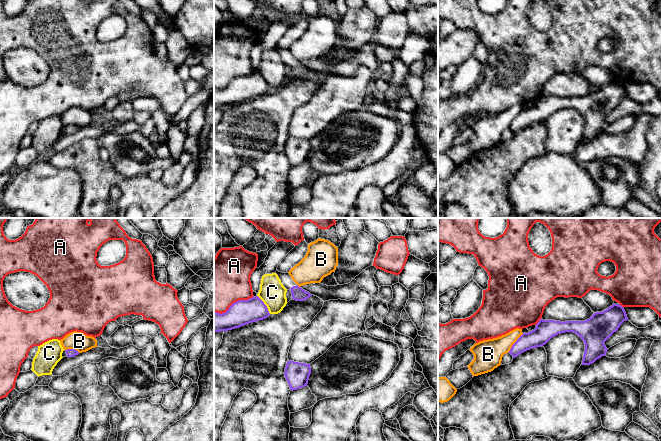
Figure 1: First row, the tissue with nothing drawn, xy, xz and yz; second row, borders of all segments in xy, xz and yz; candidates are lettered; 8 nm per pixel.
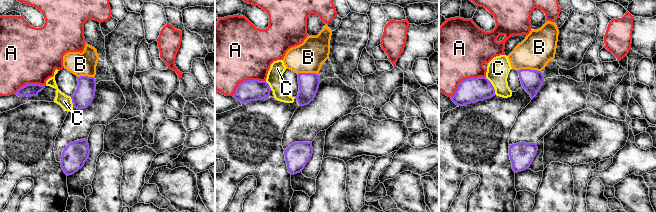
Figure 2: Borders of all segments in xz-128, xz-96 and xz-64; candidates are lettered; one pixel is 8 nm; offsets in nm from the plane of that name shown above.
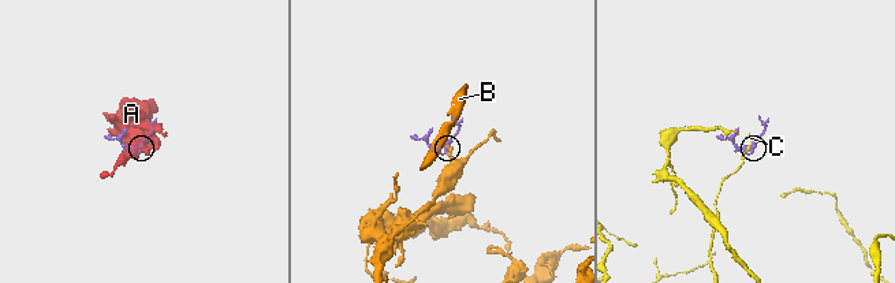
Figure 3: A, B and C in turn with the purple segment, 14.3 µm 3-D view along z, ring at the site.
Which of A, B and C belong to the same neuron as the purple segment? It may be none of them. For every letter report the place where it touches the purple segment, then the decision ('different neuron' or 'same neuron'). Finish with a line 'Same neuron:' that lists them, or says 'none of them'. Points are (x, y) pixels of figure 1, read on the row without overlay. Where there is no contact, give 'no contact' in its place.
A: meets purple in xz at (233, 79); different neuron
B: meets purple in yz at (515, 118); different neuron
C: meets purple in xz at (264, 80); different neuron
Same neuron: none of them

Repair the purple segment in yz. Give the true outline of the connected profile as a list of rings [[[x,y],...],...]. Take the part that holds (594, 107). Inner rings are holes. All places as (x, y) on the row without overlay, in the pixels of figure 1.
[[[613,80],[602,88],[594,89],[585,97],[554,97],[540,95],[536,104],[523,109],[512,121],[509,129],[513,134],[532,124],[545,121],[552,113],[565,109],[576,109],[585,120],[581,141],[590,141],[605,132],[607,124],[604,118],[627,97],[624,83]]]

